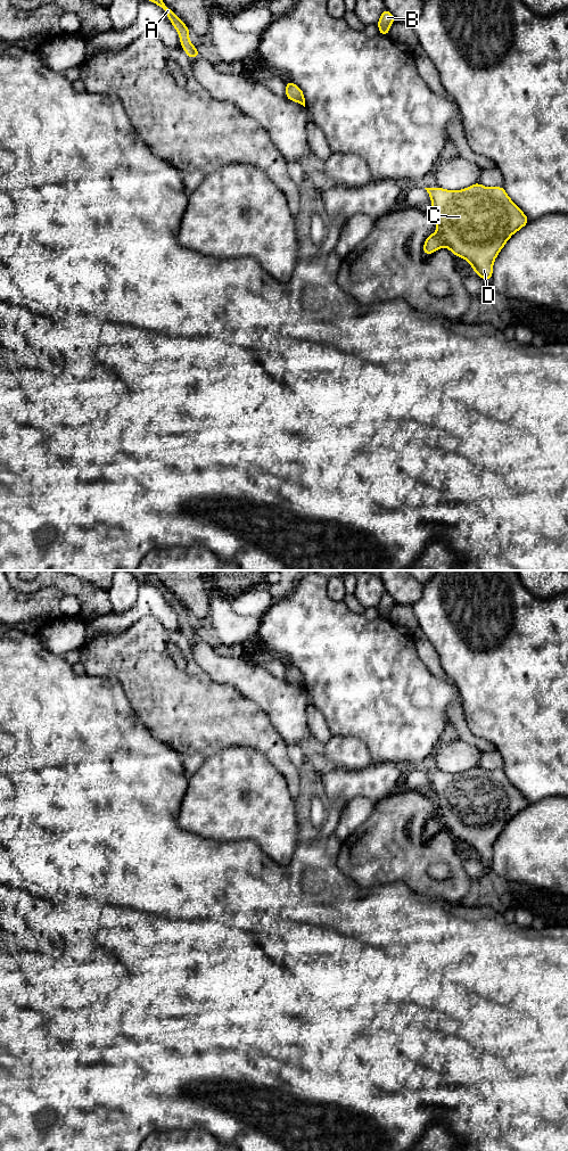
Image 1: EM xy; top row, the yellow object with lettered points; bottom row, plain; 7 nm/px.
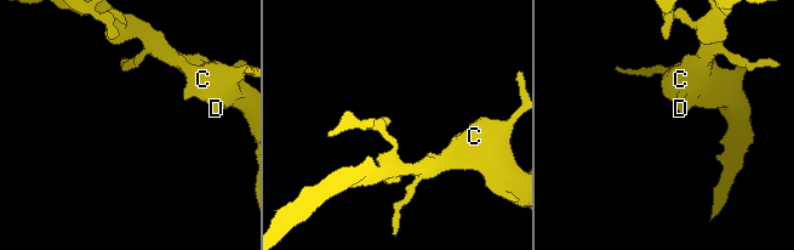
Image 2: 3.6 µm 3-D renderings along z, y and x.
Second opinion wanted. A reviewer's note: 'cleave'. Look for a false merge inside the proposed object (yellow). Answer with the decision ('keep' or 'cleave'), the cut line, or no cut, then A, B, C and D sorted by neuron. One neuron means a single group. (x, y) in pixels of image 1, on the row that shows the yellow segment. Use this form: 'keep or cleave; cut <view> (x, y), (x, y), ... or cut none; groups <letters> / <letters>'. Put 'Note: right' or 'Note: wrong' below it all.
cleave; cut xy (293, 84), (295, 93), (289, 99); groups A / B C D
Note: right

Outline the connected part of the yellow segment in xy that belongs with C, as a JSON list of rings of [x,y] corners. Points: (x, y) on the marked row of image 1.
[[[480,183],[463,190],[425,188],[431,198],[431,213],[437,231],[428,236],[423,254],[430,255],[442,247],[448,248],[454,256],[469,262],[480,279],[491,281],[493,263],[510,237],[525,227],[529,220],[510,199],[503,187],[488,188]]]

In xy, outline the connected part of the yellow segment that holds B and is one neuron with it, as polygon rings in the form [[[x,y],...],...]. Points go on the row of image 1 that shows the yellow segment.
[[[385,9],[377,23],[379,27],[379,34],[388,36],[389,27],[394,22],[395,22],[395,18],[392,15],[392,13],[388,9]]]

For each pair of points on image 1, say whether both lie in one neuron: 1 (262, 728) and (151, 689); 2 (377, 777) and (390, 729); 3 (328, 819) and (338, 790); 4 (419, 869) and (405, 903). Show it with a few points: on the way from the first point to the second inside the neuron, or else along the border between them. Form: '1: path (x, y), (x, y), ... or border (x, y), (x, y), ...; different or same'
1: path (235, 721), (221, 716), (192, 714), (179, 706); same
2: border (372, 762), (395, 763), (402, 769); different
3: path (331, 812), (335, 797); same
4: border (393, 882), (404, 882), (412, 890), (435, 898); different

